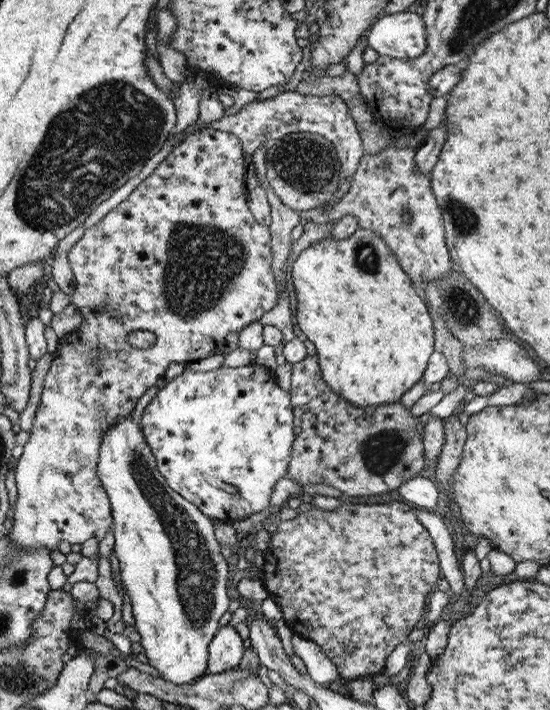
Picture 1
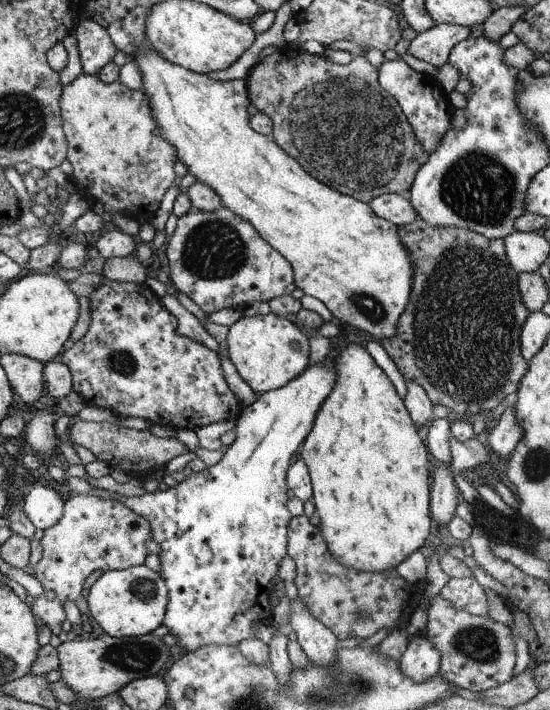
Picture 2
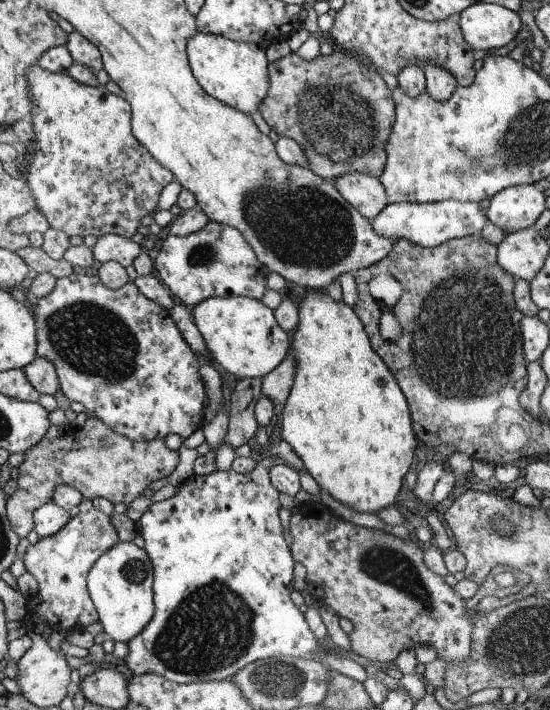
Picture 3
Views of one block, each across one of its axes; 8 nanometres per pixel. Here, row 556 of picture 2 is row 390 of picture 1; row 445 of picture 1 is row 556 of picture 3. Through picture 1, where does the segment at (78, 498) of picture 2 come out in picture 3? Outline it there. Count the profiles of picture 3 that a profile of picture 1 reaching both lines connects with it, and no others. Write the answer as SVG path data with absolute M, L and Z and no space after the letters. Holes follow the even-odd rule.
M91 508L87 512L75 514L70 520L51 537L41 537L33 546L29 545L26 549L23 559L23 565L26 572L29 572L35 578L37 591L32 600L27 600L27 613L21 620L24 625L25 635L29 638L29 634L35 630L35 622L43 622L43 626L49 627L47 640L53 630L63 632L71 632L75 629L79 630L82 626L98 622L98 615L89 599L85 576L95 563L95 560L110 550L118 542L117 532L112 522L111 516Z

